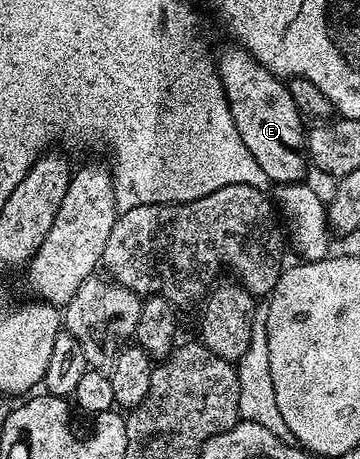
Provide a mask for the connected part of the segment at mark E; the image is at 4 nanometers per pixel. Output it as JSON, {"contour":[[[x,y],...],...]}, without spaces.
{"contour":[[[232,46],[216,61],[217,73],[221,76],[221,86],[225,100],[243,138],[243,146],[251,150],[251,158],[259,162],[263,174],[277,186],[296,184],[304,181],[307,169],[305,137],[307,124],[301,111],[291,99],[289,85],[280,76],[268,72],[252,54],[240,46]]]}

